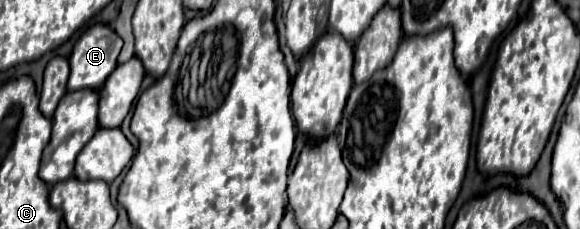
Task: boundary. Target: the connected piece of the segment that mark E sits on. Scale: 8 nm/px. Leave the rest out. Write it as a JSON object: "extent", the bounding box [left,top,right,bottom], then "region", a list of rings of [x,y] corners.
{"extent":[67,25,123,91],"region":[[[109,25],[89,27],[73,47],[69,57],[71,75],[67,89],[93,89],[99,91],[111,71],[117,67],[117,55],[123,47],[123,39]]]}

